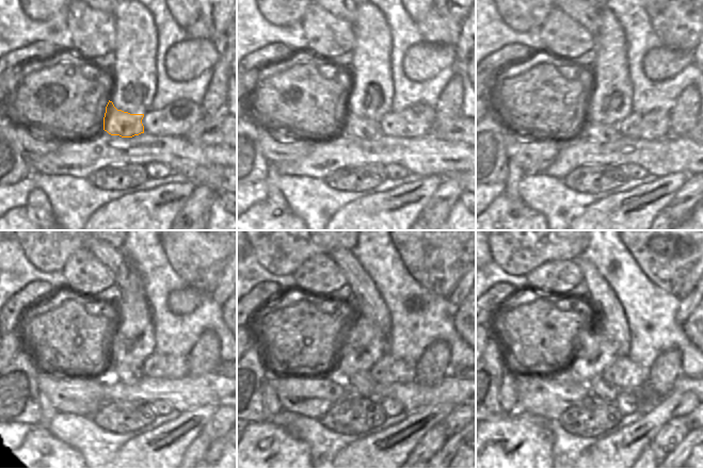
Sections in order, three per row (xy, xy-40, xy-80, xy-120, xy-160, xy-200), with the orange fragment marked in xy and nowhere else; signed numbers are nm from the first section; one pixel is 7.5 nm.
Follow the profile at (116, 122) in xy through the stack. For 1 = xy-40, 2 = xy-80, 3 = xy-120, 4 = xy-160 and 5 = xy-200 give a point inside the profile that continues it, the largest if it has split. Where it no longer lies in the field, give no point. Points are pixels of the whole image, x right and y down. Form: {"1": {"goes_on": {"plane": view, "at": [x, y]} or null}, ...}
{"1": {"goes_on": {"plane": "xy-40", "at": [353, 126]}}, "2": {"goes_on": {"plane": "xy-80", "at": [602, 133]}}, "3": {"goes_on": {"plane": "xy-120", "at": [122, 373]}}, "4": {"goes_on": {"plane": "xy-160", "at": [363, 384]}}, "5": {"goes_on": {"plane": "xy-200", "at": [598, 387]}}}

